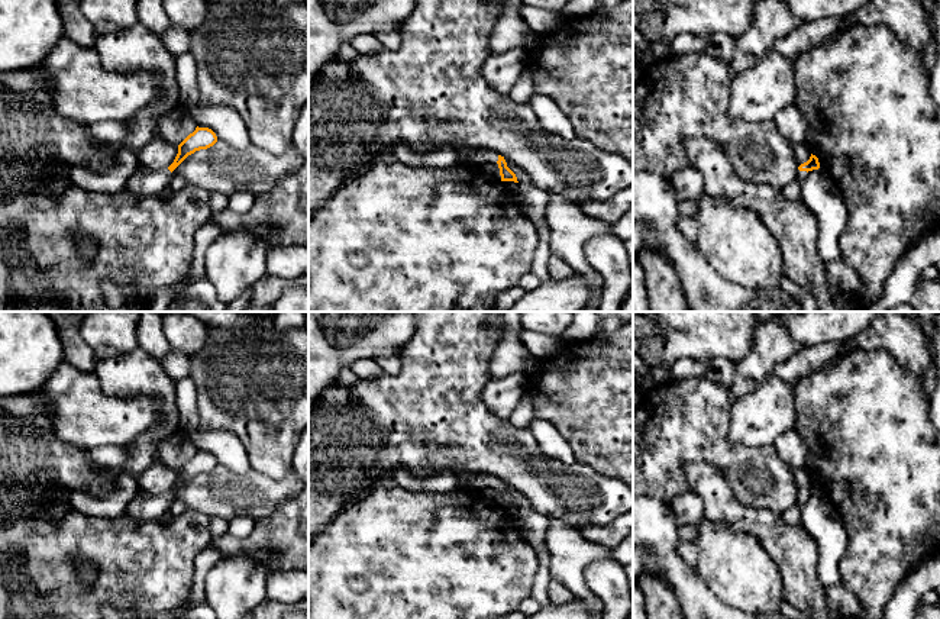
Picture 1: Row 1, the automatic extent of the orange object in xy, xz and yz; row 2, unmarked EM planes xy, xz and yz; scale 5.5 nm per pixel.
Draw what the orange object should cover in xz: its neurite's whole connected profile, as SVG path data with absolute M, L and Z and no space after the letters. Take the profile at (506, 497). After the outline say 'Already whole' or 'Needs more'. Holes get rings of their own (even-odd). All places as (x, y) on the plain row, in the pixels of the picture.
M452 470L452 473L456 475L459 481L459 487L466 489L466 490L481 491L487 487L495 486L500 493L501 506L519 507L516 499L507 491L504 481L497 480L495 477L479 473L479 471Z. Needs more

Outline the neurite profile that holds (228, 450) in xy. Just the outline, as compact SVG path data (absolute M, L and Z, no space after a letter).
M188 429L188 433L198 452L211 454L217 465L222 465L236 474L252 473L246 449L240 439L222 429Z

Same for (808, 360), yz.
M849 339L804 348L791 358L776 364L772 374L789 384L794 384L797 380L810 375L824 364L836 360L839 352L847 346Z

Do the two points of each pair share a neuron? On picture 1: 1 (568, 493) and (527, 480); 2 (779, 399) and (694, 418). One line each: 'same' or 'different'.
1: same
2: different

